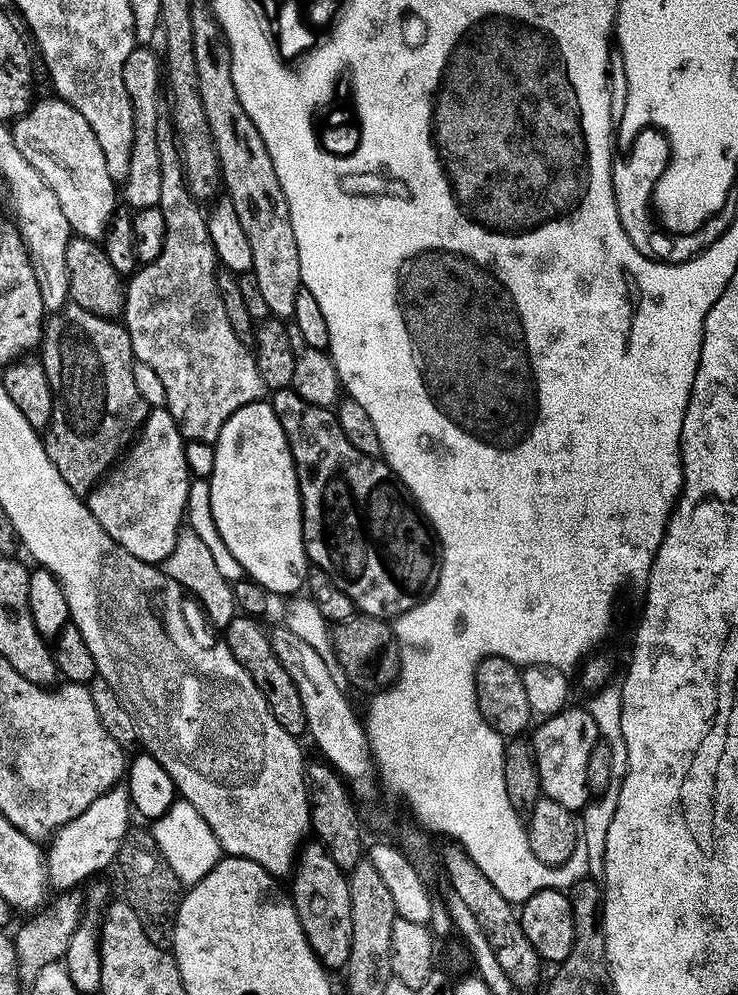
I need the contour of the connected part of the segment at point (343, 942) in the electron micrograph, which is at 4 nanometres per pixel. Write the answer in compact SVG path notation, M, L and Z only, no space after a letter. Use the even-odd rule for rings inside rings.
M308 842L301 847L291 873L290 899L298 914L298 922L306 934L310 950L319 958L325 969L343 969L350 958L351 918L350 886L345 869L339 868L319 842ZM312 843L312 844L311 844Z

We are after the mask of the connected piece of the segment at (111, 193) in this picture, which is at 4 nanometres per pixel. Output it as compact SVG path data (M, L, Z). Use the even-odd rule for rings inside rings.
M37 99L14 121L10 128L12 141L22 158L26 158L26 162L42 174L46 186L54 190L54 198L58 198L73 233L99 241L110 227L108 219L116 208L116 200L118 204L117 185L110 178L110 170L106 170L106 158L94 130L90 130L90 122L64 100L51 99Z

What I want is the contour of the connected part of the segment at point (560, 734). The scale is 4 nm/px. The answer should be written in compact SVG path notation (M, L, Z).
M584 706L566 707L558 714L541 719L539 723L535 725L536 733L530 736L530 743L536 759L541 793L547 799L558 802L558 806L566 806L569 812L579 813L590 800L586 766L590 766L590 750L594 750L600 740L598 726Z

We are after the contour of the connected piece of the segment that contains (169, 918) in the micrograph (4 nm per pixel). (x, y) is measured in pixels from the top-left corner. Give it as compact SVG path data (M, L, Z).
M133 827L121 842L120 852L115 858L115 867L120 867L120 880L124 883L123 899L138 914L146 938L161 946L167 945L172 938L172 928L176 925L176 911L180 905L182 885L180 879L170 870L163 856L156 851L156 843L151 831Z

